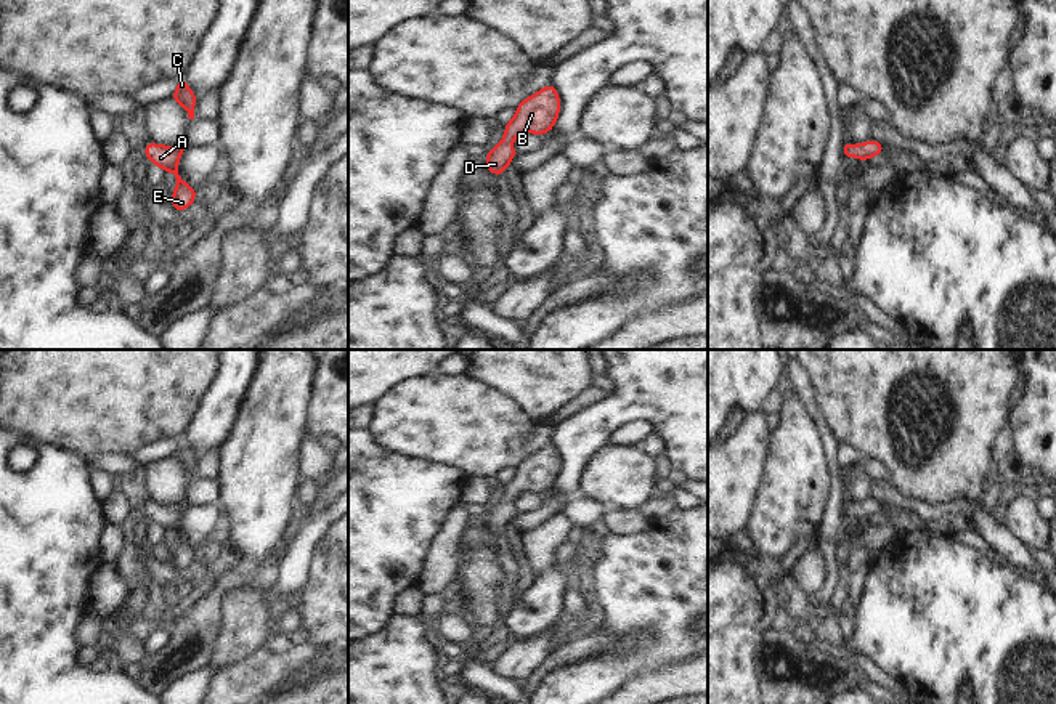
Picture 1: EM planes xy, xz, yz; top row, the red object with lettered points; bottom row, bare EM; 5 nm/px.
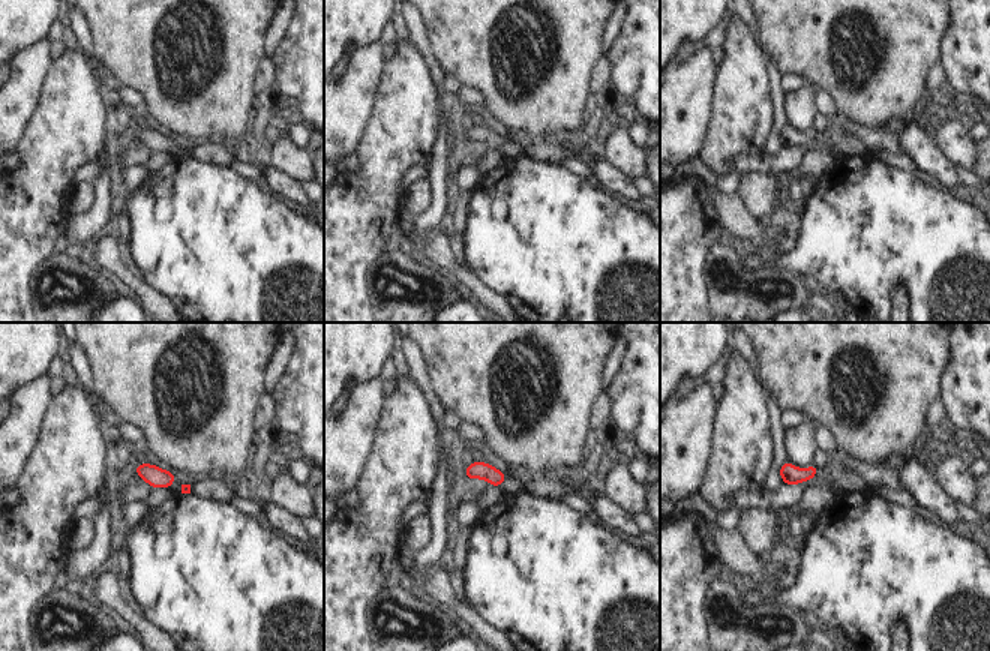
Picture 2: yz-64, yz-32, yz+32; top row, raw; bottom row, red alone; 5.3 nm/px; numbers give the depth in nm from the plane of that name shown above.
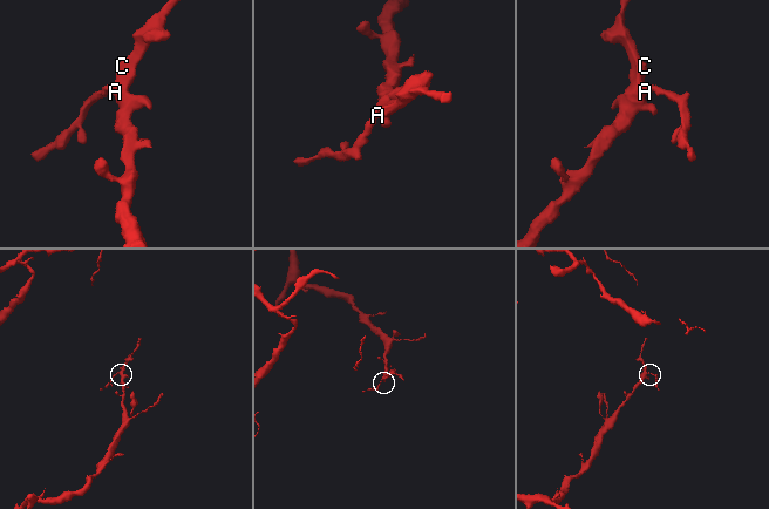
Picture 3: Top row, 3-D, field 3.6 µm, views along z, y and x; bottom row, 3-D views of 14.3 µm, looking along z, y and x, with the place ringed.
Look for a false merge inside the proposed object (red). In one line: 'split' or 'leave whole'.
leave whole

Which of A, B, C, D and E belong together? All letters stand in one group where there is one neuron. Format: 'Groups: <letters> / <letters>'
Groups: A B C D E.

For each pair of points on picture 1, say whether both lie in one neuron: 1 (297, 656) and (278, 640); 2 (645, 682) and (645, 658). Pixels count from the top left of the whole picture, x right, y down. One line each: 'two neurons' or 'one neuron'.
1: two neurons
2: two neurons

